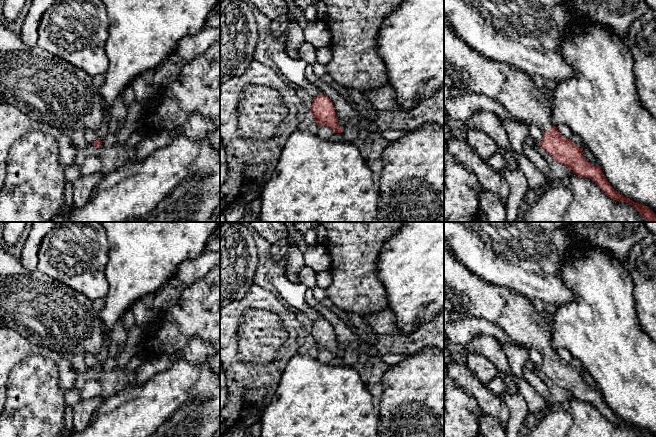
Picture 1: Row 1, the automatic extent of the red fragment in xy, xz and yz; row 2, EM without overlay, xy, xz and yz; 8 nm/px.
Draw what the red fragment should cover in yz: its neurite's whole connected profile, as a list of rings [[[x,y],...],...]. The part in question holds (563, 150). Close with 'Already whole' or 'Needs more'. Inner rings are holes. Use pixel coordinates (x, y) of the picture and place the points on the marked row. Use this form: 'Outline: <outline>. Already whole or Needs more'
Outline: [[[446,25],[444,84],[485,95],[502,105],[518,121],[537,126],[543,131],[543,140],[539,146],[556,162],[570,168],[580,177],[590,178],[611,199],[633,205],[648,222],[656,222],[656,214],[649,207],[618,193],[600,166],[590,164],[582,148],[565,138],[553,125],[549,85],[537,86],[533,77],[519,68],[481,55]]]. Needs more

